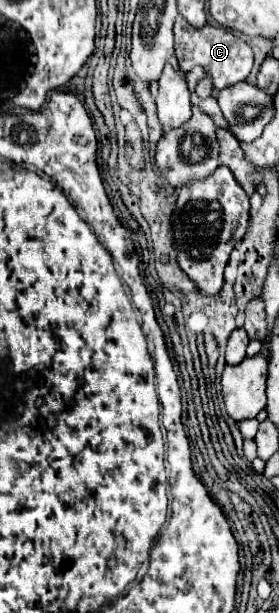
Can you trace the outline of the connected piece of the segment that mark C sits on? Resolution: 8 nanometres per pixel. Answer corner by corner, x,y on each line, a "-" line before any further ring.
184,17
176,19
174,25
174,37
176,37
176,57
178,57
178,65
180,69
184,69
184,73
192,71
192,67
200,65
204,67
214,83
214,89
226,89
232,87
240,81
246,81
246,77
252,71
252,49
250,45
236,37
232,31
218,27
218,25
204,25
200,29
194,29
192,25
188,25
184,21

